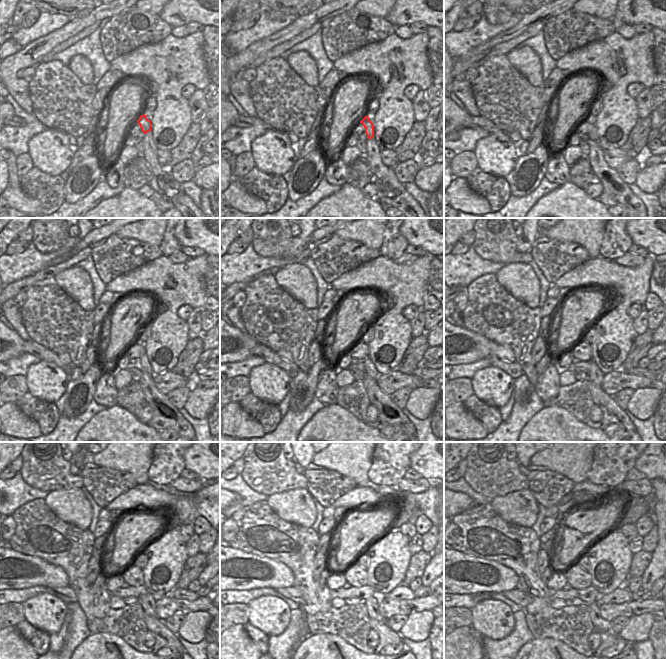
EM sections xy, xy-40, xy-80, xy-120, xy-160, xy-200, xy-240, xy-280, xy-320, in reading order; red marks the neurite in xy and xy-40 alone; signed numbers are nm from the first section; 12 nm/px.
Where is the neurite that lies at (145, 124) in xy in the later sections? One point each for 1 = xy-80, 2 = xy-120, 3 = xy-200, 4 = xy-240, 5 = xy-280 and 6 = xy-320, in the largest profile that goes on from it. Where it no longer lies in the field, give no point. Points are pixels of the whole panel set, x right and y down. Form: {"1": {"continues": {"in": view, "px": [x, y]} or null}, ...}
{"1": {"continues": {"in": "xy-80", "px": [593, 135]}}, "2": {"continues": {"in": "xy-120", "px": [146, 367]}}, "3": {"continues": {"in": "xy-200", "px": [595, 375]}}, "4": {"continues": {"in": "xy-240", "px": [148, 600]}}, "5": {"continues": {"in": "xy-280", "px": [371, 603]}}, "6": {"continues": {"in": "xy-320", "px": [599, 624]}}}

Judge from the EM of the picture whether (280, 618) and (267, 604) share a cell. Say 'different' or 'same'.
same

